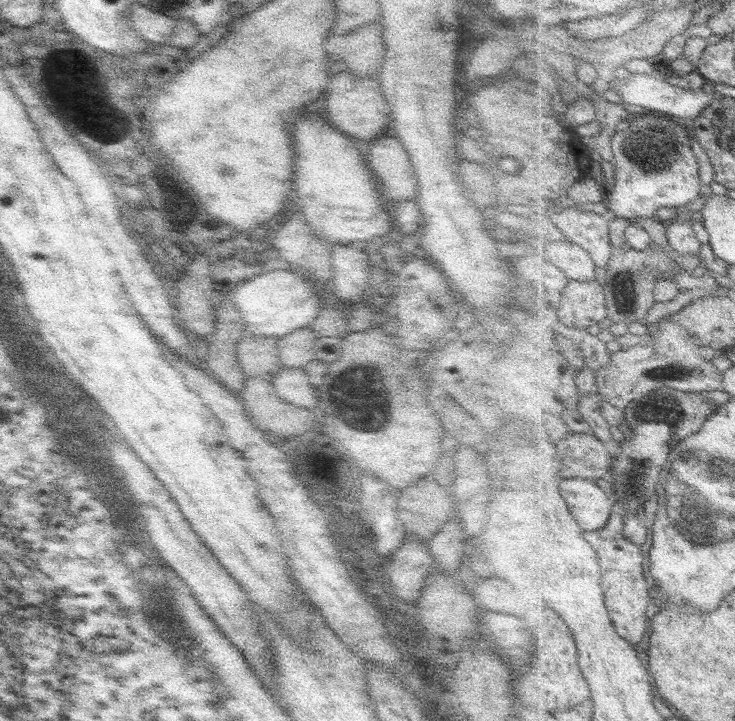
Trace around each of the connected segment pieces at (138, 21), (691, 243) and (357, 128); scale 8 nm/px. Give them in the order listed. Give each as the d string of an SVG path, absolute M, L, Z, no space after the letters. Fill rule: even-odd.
M132 1L130 12L129 19L132 21L133 29L142 38L160 46L171 40L177 25L175 18L152 10L138 1Z
M682 212L667 224L667 239L670 246L682 255L698 255L704 243L698 238L692 220Z
M342 72L334 76L331 80L332 88L328 92L328 104L322 112L326 118L332 118L332 124L342 130L344 134L350 134L352 138L358 140L368 140L372 143L372 138L380 138L390 132L391 108L387 100L382 96L380 76L368 76L368 78L358 78L352 72Z

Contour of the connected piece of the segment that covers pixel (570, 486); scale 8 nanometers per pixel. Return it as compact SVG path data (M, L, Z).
M570 478L562 482L562 494L570 502L570 510L580 520L584 530L602 530L610 522L614 500L596 482Z

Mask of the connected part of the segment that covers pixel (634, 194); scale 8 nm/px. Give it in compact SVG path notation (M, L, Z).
M648 112L643 116L630 118L628 130L616 133L614 152L616 152L617 179L613 186L607 189L605 212L611 218L628 219L637 222L642 219L656 218L660 208L675 208L684 211L701 198L702 178L700 178L700 162L692 150L692 140L686 134L686 126L672 122L669 116Z

